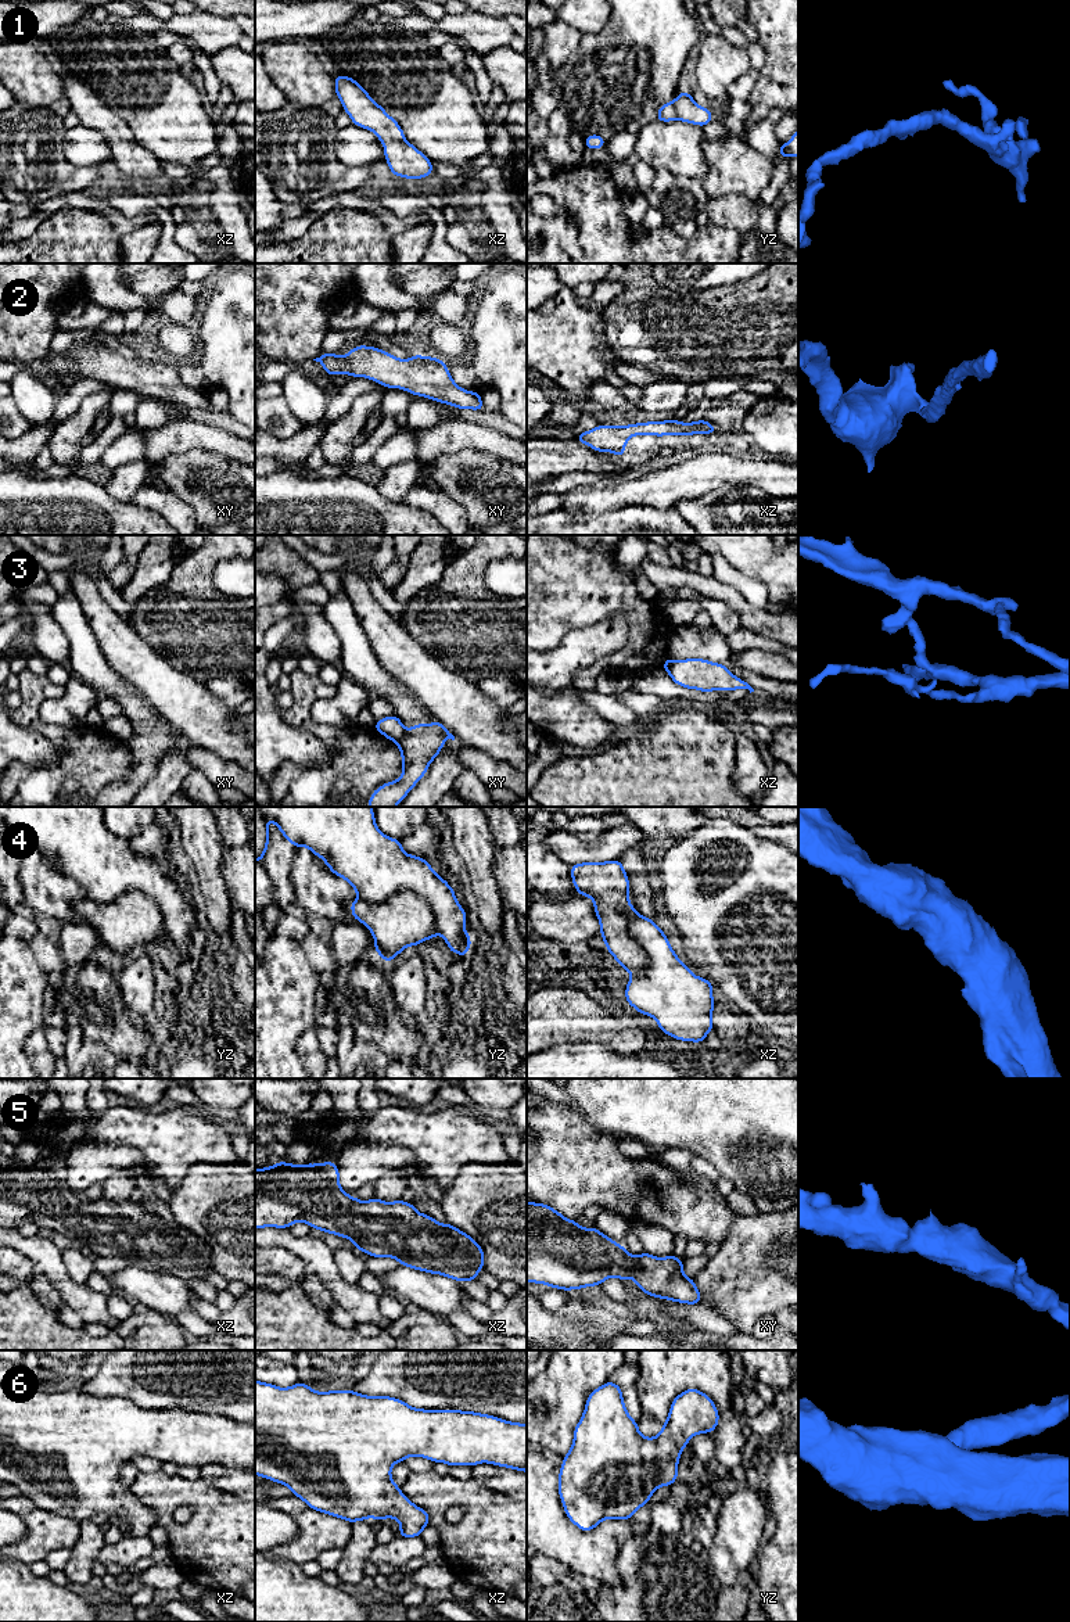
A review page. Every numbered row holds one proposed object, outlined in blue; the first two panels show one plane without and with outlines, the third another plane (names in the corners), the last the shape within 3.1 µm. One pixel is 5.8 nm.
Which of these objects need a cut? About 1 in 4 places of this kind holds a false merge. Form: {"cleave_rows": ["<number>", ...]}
{"cleave_rows": ["3"]}

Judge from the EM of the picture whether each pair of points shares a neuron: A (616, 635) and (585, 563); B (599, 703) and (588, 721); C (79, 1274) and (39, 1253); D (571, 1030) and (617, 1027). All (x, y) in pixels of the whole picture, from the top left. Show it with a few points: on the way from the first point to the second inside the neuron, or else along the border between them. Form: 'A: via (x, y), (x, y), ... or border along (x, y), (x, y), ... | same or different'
A: border along (628, 616), (614, 612), (578, 630) | different
B: border along (578, 692), (610, 724) | different
C: border along (61, 1251), (61, 1259), (68, 1276), (85, 1284) | different
D: via (582, 1027), (606, 1027) | same

